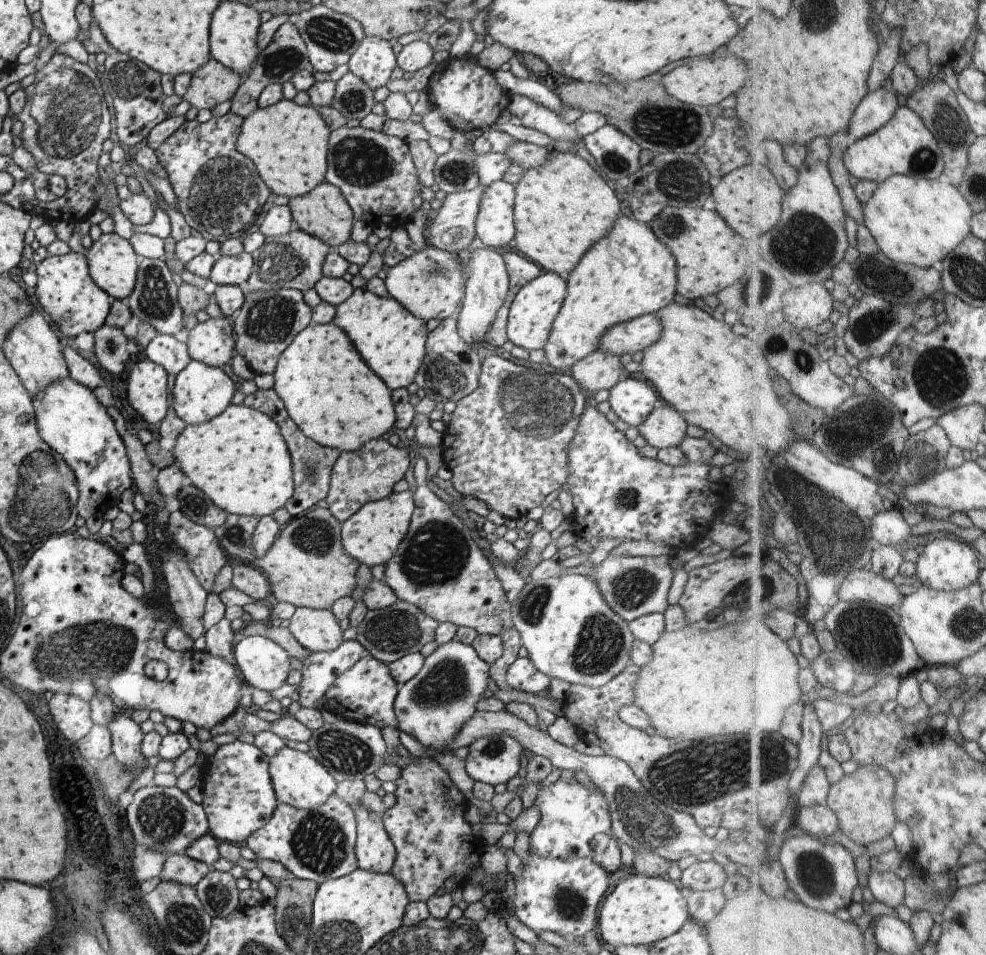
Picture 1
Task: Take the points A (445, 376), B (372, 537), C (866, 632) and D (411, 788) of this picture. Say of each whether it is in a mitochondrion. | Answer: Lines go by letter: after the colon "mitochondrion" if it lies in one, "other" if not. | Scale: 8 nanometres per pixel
A: mitochondrion
B: other
C: mitochondrion
D: other

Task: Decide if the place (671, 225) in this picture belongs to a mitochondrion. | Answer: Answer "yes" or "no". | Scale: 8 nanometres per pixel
yes

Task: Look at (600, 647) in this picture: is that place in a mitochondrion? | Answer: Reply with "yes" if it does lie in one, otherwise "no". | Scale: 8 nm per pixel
yes

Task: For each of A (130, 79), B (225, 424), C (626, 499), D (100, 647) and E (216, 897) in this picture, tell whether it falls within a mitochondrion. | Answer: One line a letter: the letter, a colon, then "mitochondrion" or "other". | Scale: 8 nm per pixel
A: mitochondrion
B: other
C: mitochondrion
D: mitochondrion
E: mitochondrion

